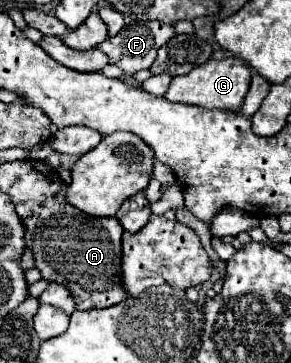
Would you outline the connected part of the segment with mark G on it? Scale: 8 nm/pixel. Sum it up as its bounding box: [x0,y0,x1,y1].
[165,57,251,111]

